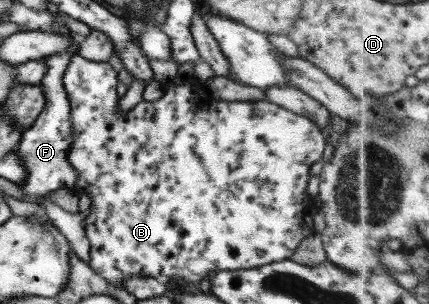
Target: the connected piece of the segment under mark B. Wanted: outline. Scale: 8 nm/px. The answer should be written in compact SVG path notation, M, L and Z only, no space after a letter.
M75 54L70 64L64 70L62 85L70 101L70 121L72 121L72 142L66 150L67 164L77 173L77 182L72 188L78 195L90 197L92 209L83 218L82 226L85 238L89 243L88 265L108 283L122 286L122 279L130 275L144 275L148 277L174 278L181 284L191 282L199 286L199 281L210 280L216 271L231 271L246 268L256 268L262 264L270 264L289 259L298 243L315 234L312 216L319 212L319 204L311 200L306 194L309 172L312 164L323 159L322 150L326 144L324 133L305 116L293 113L271 103L268 100L259 102L214 100L202 88L195 88L190 83L182 84L180 78L164 86L160 98L154 101L140 100L130 112L118 112L118 94L116 94L116 72L107 62L92 62Z

